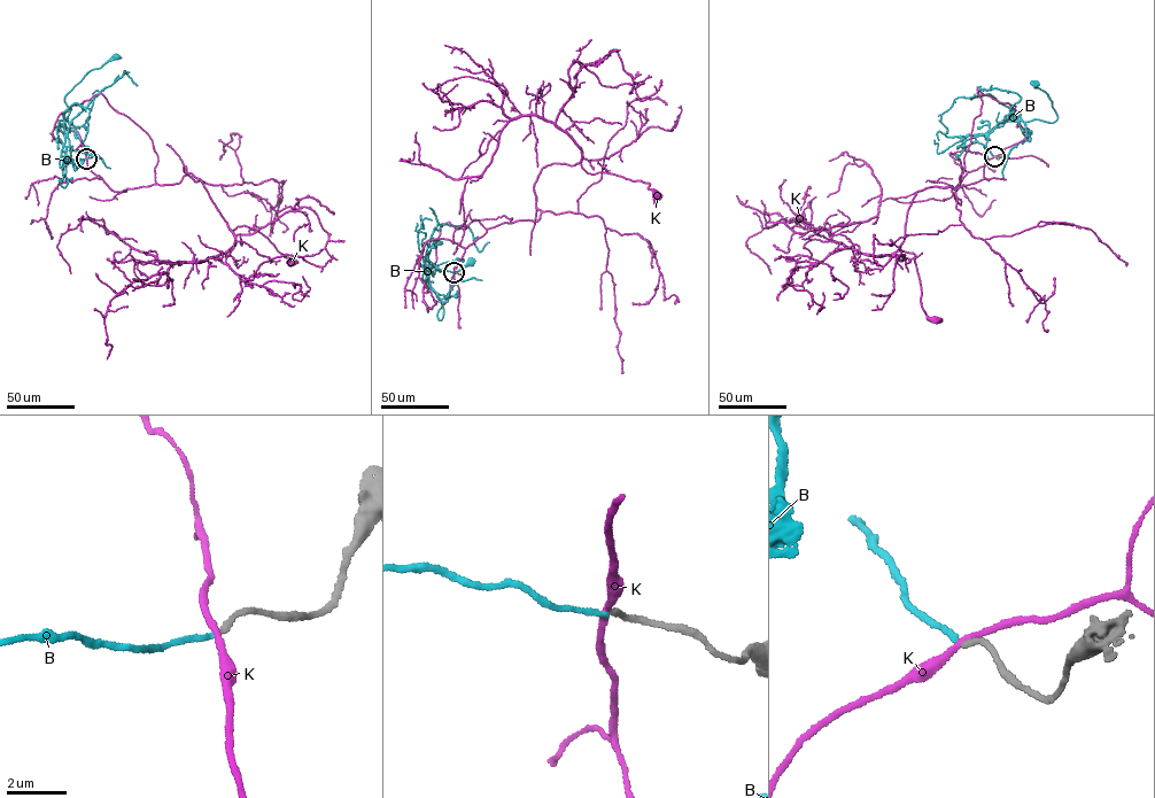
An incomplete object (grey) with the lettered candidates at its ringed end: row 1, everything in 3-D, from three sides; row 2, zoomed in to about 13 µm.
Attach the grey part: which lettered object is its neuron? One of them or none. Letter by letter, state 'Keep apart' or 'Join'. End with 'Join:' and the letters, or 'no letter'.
B: Join
K: Keep apart
Join: B

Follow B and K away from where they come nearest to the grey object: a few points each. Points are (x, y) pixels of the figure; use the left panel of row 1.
B: (86, 159), (66, 159), (63, 123), (71, 109), (64, 99), (84, 75), (116, 57)
K: (86, 159), (115, 192), (178, 183), (185, 167), (232, 231), (257, 230), (293, 261)

